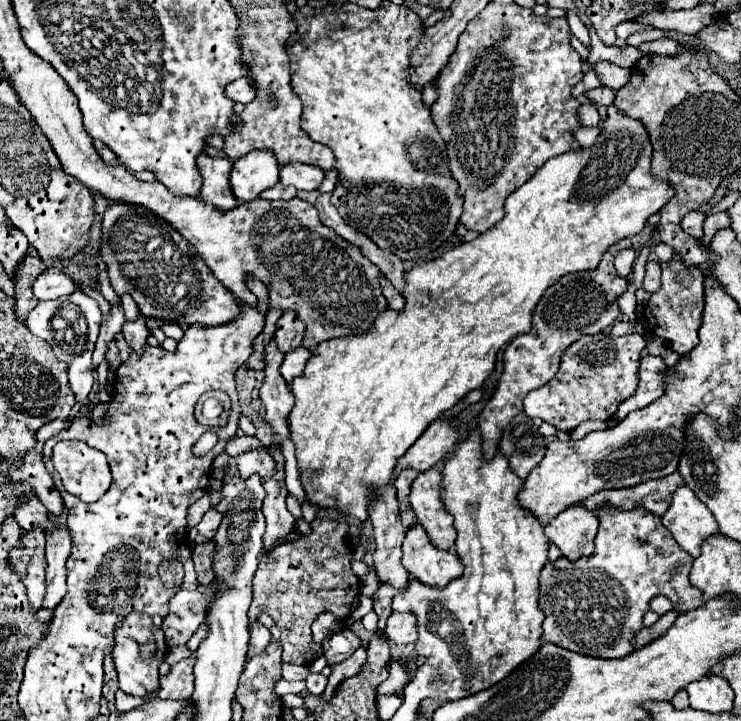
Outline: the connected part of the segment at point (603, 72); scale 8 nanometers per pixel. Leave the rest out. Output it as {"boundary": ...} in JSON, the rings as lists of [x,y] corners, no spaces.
{"boundary":[[[597,61],[593,65],[593,71],[595,71],[595,75],[601,79],[601,83],[605,87],[611,87],[615,91],[621,89],[621,87],[625,87],[627,81],[629,81],[629,77],[631,77],[629,69],[623,69],[619,65],[611,63],[611,61]]]}

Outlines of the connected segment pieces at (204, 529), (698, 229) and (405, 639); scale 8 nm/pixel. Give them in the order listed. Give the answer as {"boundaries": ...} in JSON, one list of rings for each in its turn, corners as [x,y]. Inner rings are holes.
{"boundaries":[[[[209,509],[209,511],[203,515],[201,523],[197,525],[199,533],[201,533],[203,537],[207,537],[207,539],[213,539],[213,535],[215,535],[219,523],[221,523],[221,517],[223,517],[223,515],[221,515],[217,509]]],[[[691,211],[681,219],[681,227],[683,227],[683,231],[689,231],[691,237],[701,239],[703,237],[703,221],[705,221],[705,215],[701,211]]],[[[393,611],[393,615],[387,621],[387,639],[391,643],[415,643],[417,639],[417,631],[415,631],[417,623],[415,623],[415,613],[401,613],[401,611]]]]}

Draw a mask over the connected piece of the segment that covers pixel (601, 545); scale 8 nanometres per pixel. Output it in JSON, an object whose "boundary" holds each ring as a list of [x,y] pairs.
{"boundary":[[[615,507],[603,509],[599,535],[595,539],[595,553],[581,557],[575,563],[559,557],[555,563],[547,563],[541,571],[539,607],[545,613],[543,641],[599,659],[627,657],[635,651],[633,639],[643,627],[643,615],[649,611],[649,601],[655,595],[667,595],[677,611],[689,611],[703,605],[701,591],[689,583],[691,565],[693,557],[675,543],[659,517],[651,515],[643,507],[637,507],[633,511],[619,511]]]}

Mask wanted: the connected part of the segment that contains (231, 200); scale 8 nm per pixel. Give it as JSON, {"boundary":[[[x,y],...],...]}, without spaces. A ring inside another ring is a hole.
{"boundary":[[[201,153],[197,157],[197,167],[199,167],[201,177],[203,177],[201,199],[205,203],[211,203],[221,211],[227,211],[227,209],[239,205],[231,193],[231,187],[229,187],[229,173],[233,167],[231,159],[209,157],[209,155]]]}

